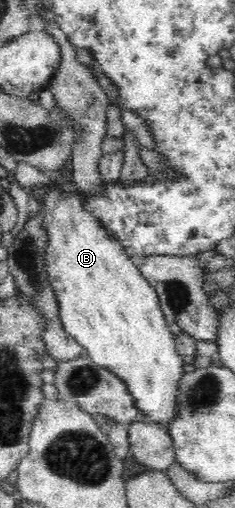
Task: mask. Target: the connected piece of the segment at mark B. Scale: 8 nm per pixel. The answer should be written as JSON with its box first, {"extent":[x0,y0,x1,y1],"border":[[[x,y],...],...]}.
{"extent":[40,188,184,427],"border":[[[52,188],[40,201],[44,228],[50,240],[45,247],[44,264],[57,299],[59,318],[65,333],[84,349],[92,362],[110,370],[126,383],[136,406],[147,419],[167,427],[177,414],[177,385],[184,373],[175,337],[167,327],[156,290],[134,266],[124,246],[109,235],[101,221],[85,207],[81,195],[80,192],[67,195]]]}

